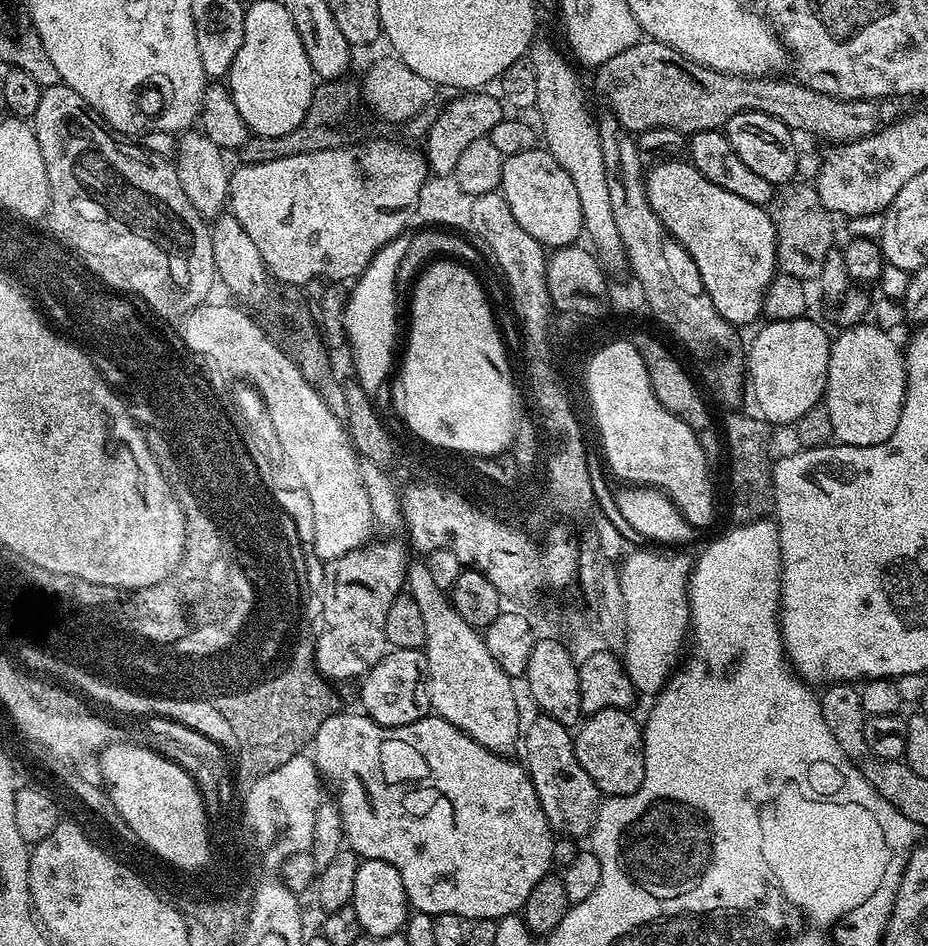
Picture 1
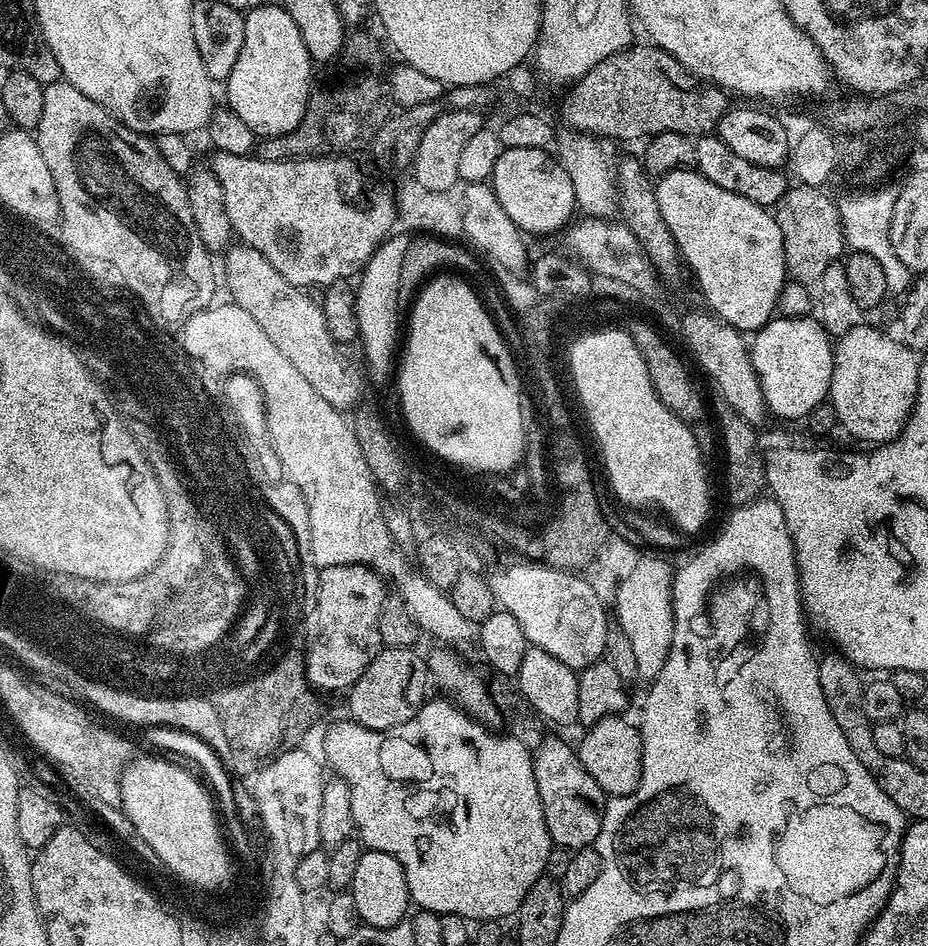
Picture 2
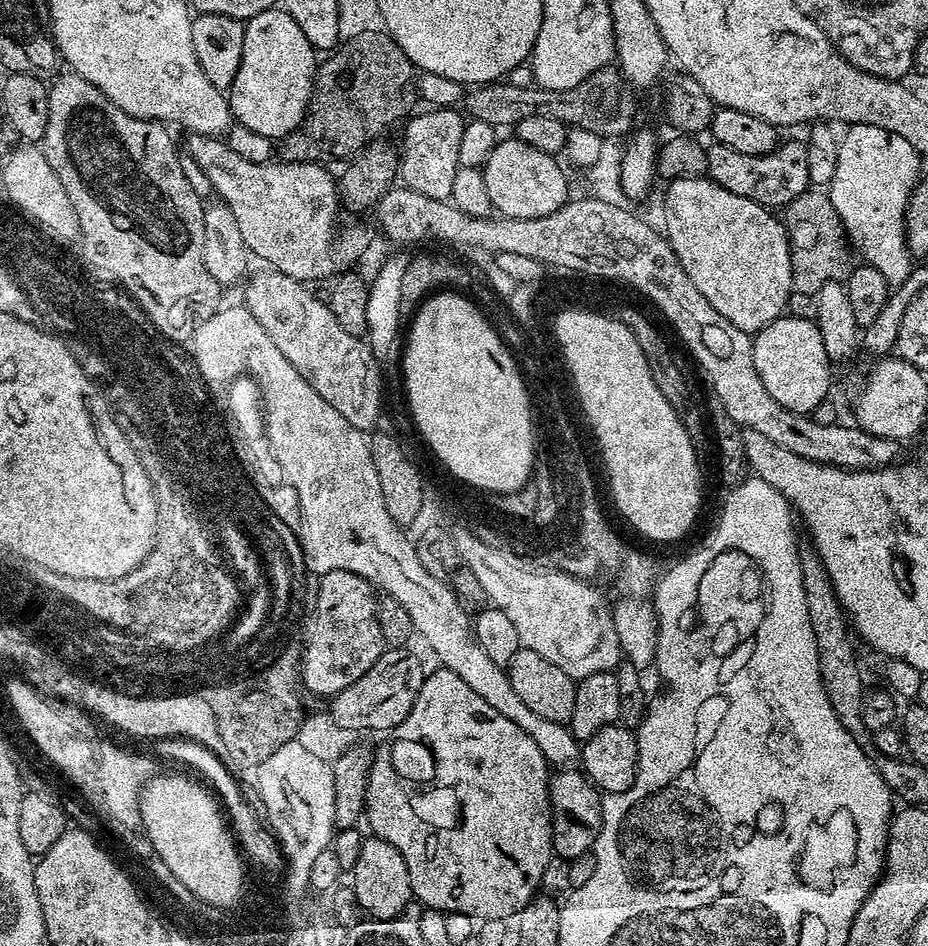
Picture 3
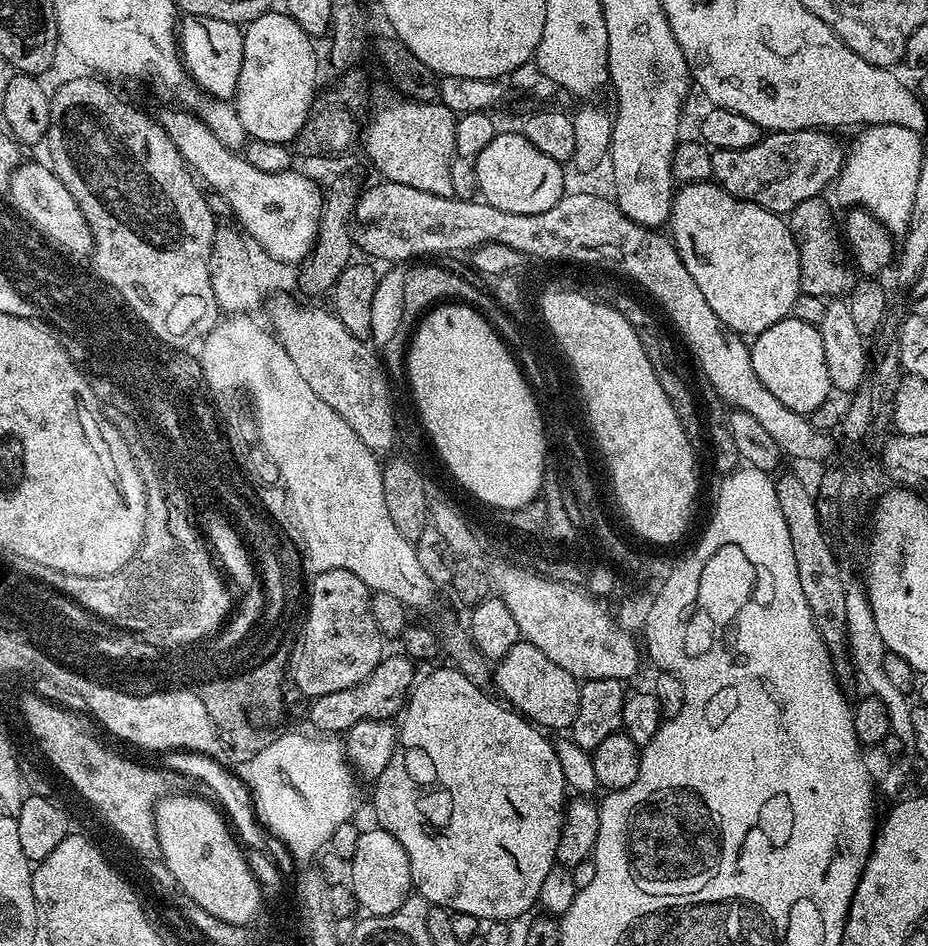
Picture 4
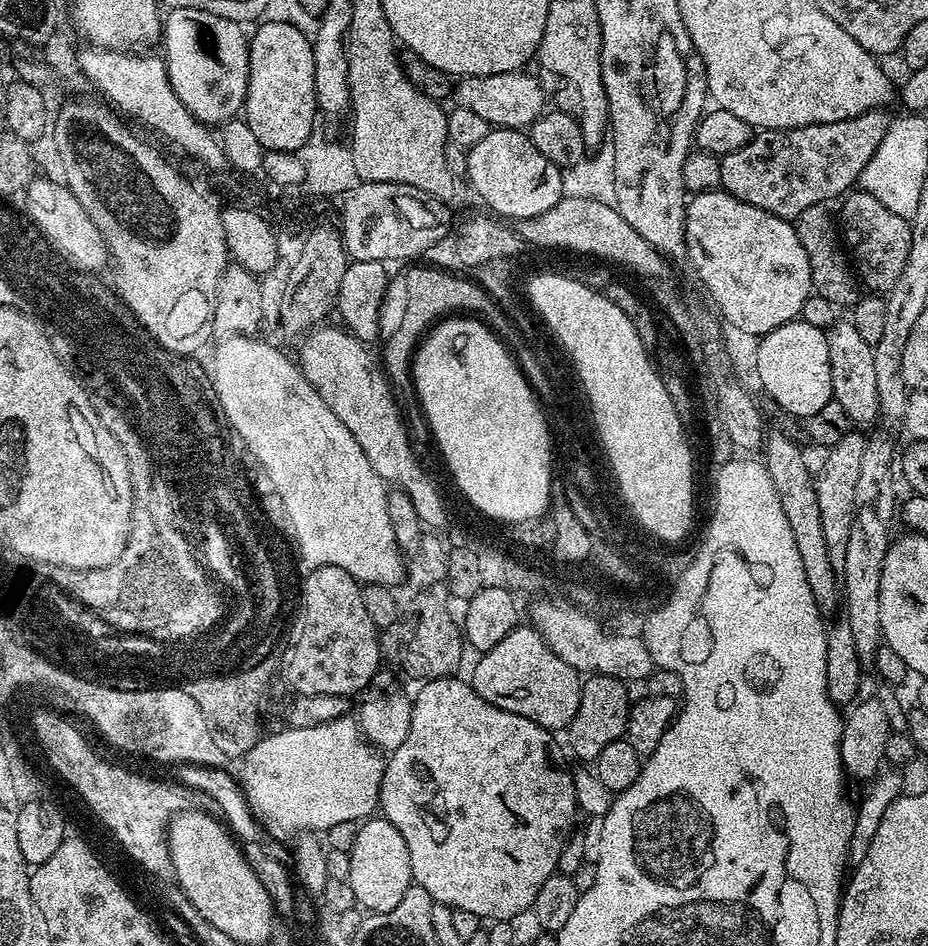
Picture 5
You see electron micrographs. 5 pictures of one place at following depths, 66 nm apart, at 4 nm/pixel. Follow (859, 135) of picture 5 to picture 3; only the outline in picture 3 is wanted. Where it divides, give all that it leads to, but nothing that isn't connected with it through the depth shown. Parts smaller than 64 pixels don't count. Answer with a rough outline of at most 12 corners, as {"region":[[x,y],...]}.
{"region":[[715,142],[707,179],[780,210],[809,191],[810,148],[765,156]]}

